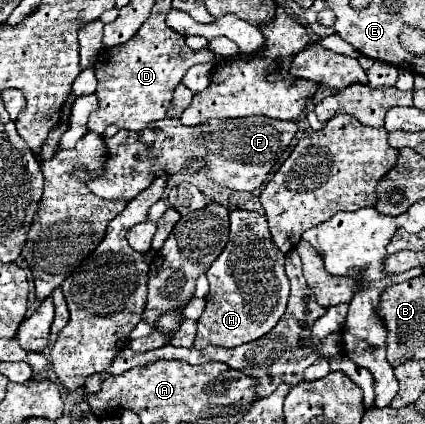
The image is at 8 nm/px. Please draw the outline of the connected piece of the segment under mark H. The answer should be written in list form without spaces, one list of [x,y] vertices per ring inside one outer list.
[[[232,210],[230,222],[228,244],[206,272],[210,292],[206,296],[206,310],[198,318],[198,336],[194,342],[198,350],[210,344],[234,348],[252,342],[268,334],[286,310],[290,282],[284,272],[284,254],[278,252],[266,218],[258,212]]]

